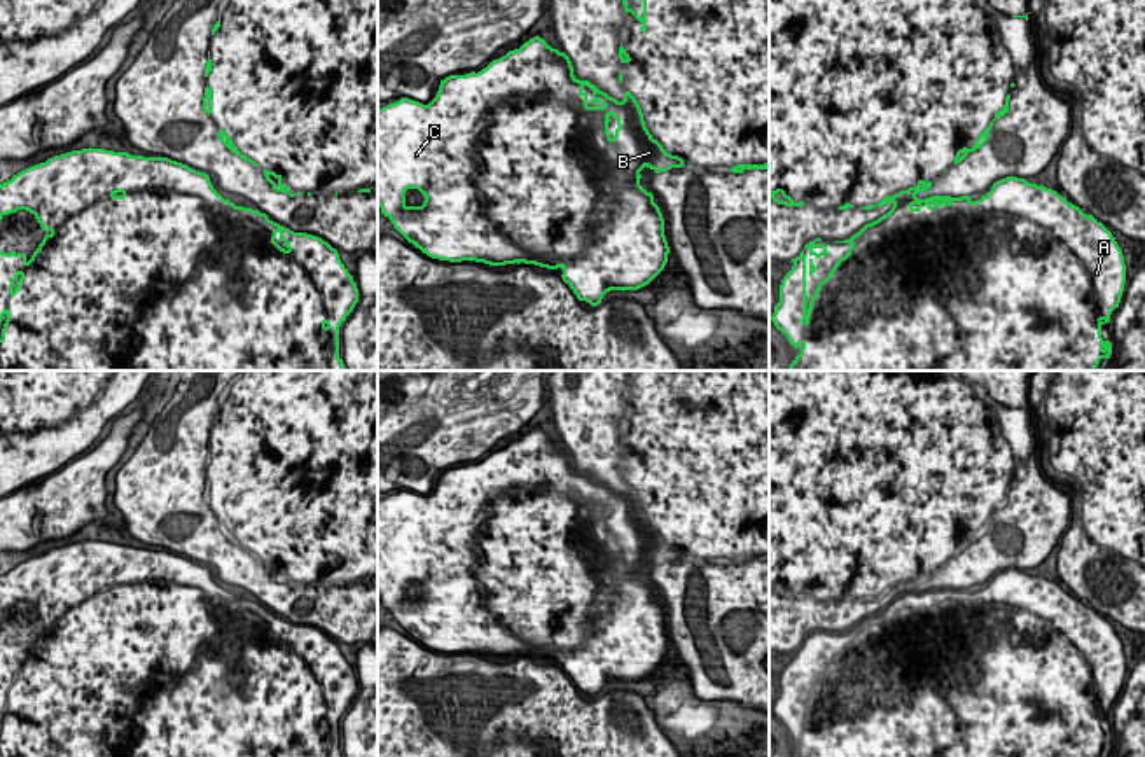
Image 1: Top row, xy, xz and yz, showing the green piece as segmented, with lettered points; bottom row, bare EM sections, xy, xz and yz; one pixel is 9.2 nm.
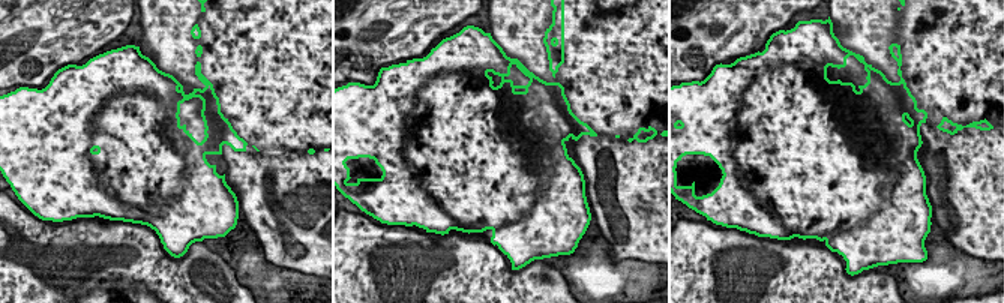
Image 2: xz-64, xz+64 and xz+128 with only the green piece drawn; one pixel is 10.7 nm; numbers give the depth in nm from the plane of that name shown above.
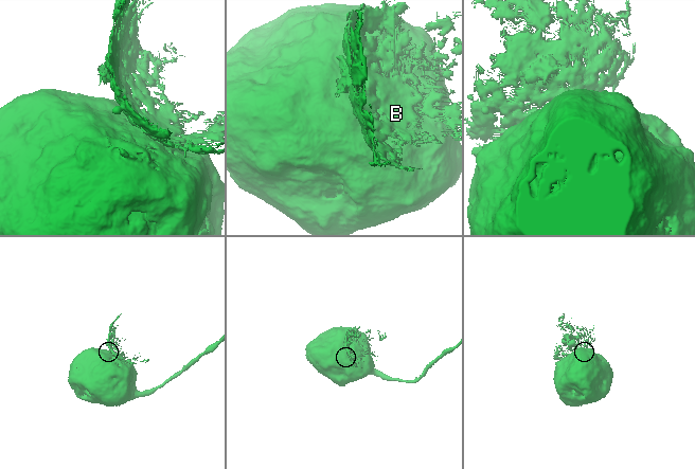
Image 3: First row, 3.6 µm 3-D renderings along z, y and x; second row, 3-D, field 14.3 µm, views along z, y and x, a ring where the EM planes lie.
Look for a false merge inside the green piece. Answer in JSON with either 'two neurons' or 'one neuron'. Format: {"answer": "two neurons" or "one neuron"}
{"answer": "two neurons"}

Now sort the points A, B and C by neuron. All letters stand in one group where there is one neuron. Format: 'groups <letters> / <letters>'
groups A C / B

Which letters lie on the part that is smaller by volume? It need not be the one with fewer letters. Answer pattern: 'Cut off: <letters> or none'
Cut off: B

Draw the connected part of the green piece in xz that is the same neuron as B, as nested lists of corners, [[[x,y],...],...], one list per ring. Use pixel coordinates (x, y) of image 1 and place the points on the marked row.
[[[629,91],[624,93],[622,101],[612,98],[612,103],[612,107],[605,107],[605,121],[601,124],[605,126],[608,147],[615,157],[622,159],[621,168],[626,170],[628,180],[636,180],[638,173],[635,170],[642,159],[656,173],[685,166],[682,157],[668,154],[652,138],[645,126],[642,108]]]

